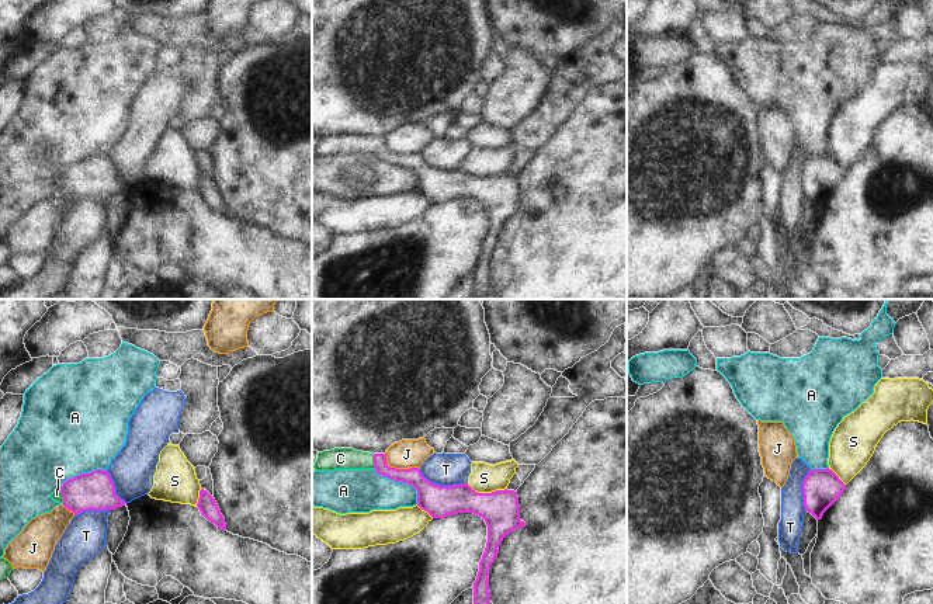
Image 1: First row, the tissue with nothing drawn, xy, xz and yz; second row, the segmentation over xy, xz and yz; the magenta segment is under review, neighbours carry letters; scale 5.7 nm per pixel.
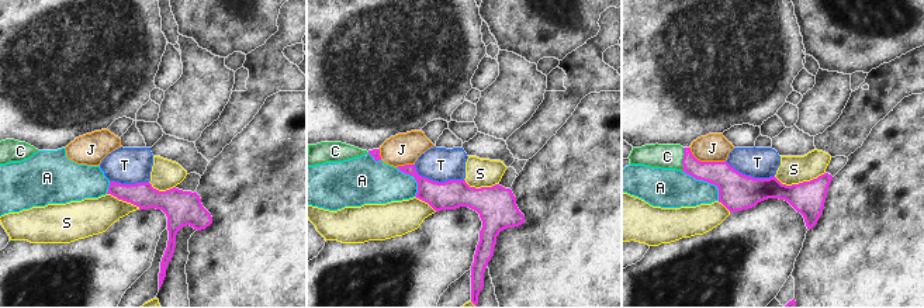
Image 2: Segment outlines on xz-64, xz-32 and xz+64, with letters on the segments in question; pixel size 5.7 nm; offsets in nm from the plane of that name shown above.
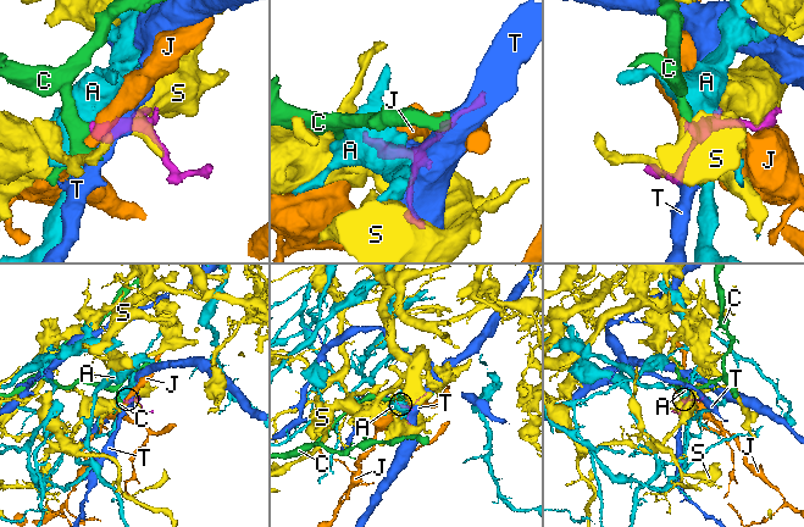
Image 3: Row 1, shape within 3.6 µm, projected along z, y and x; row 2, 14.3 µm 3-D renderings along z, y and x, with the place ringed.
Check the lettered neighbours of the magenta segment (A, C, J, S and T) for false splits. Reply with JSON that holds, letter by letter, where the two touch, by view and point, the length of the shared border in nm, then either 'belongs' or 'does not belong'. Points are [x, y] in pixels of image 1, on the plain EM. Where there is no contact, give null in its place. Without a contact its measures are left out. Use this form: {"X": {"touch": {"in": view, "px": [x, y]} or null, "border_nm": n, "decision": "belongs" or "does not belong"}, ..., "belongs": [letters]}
{"A": {"touch": {"in": "xz", "px": [401, 166]}, "border_nm": 320, "decision": "does not belong"}, "C": {"touch": {"in": "xz", "px": [374, 146]}, "border_nm": 70, "decision": "belongs"}, "J": {"touch": {"in": "xz", "px": [398, 155]}, "border_nm": 220, "decision": "does not belong"}, "S": {"touch": {"in": "xz", "px": [486, 179]}, "border_nm": 240, "decision": "does not belong"}, "T": {"touch": {"in": "xz", "px": [443, 172]}, "border_nm": 300, "decision": "does not belong"}, "belongs": ["C"]}

